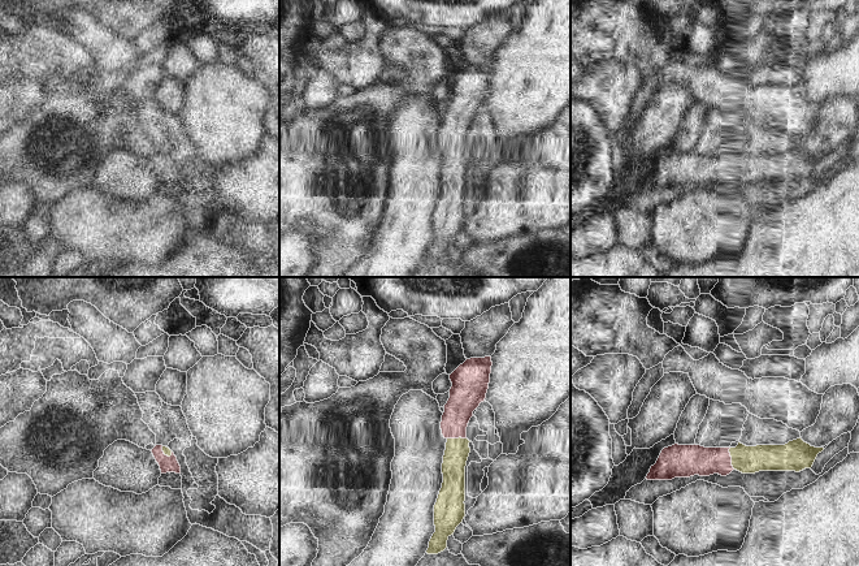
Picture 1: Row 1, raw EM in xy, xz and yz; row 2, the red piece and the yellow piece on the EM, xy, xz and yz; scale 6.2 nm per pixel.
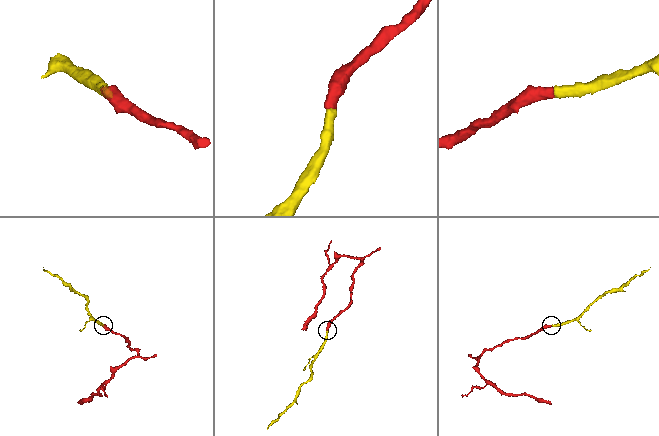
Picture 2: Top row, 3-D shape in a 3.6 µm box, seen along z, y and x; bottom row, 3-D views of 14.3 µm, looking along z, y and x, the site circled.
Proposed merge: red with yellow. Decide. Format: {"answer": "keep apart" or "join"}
{"answer": "join"}

